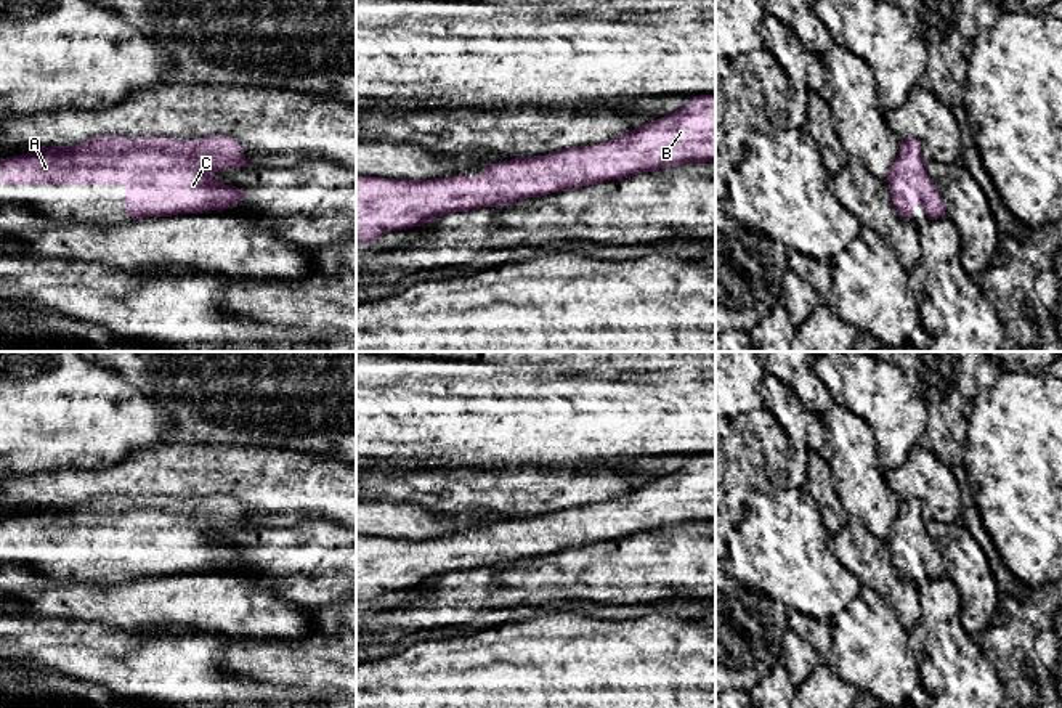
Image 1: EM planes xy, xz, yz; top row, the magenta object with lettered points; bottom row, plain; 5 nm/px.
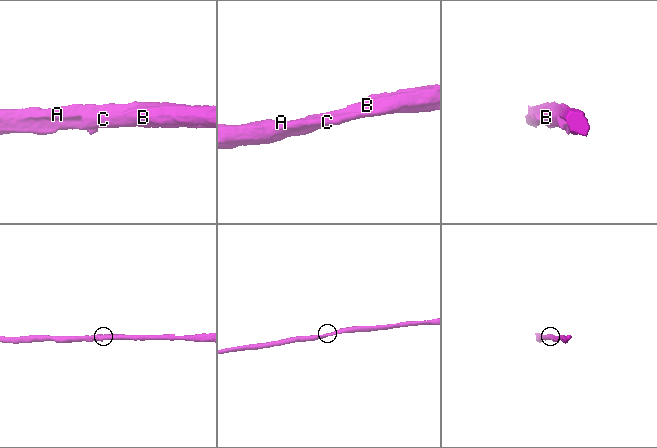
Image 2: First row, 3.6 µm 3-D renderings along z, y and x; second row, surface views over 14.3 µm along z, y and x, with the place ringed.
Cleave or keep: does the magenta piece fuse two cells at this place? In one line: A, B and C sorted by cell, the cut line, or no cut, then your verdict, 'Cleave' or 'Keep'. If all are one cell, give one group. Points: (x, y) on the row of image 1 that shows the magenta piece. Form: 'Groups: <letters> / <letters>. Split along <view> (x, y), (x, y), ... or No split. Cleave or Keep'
Groups: A B C. No split. Keep

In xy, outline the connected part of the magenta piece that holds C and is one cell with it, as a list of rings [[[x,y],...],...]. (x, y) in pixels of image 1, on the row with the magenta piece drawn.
[[[103,135],[0,159],[0,181],[34,186],[122,185],[127,215],[141,220],[223,212],[237,204],[245,189],[217,181],[215,172],[249,165],[241,144],[228,135],[202,140]]]

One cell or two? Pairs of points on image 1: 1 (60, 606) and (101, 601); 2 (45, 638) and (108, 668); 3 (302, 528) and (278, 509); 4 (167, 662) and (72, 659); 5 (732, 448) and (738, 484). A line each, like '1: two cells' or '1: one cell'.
1: one cell
2: two cells
3: two cells
4: one cell
5: one cell

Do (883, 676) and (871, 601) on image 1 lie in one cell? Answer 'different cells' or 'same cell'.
same cell

